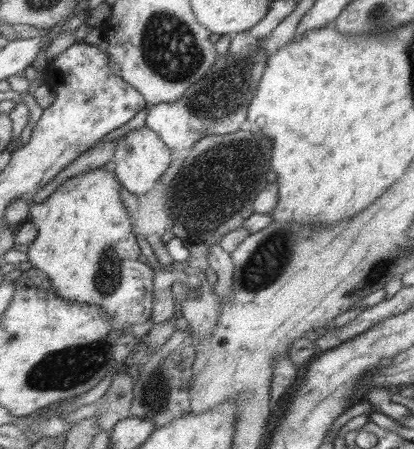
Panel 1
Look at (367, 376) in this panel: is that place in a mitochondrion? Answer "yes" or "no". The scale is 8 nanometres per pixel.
no

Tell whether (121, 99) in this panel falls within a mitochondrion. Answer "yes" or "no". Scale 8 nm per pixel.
no

